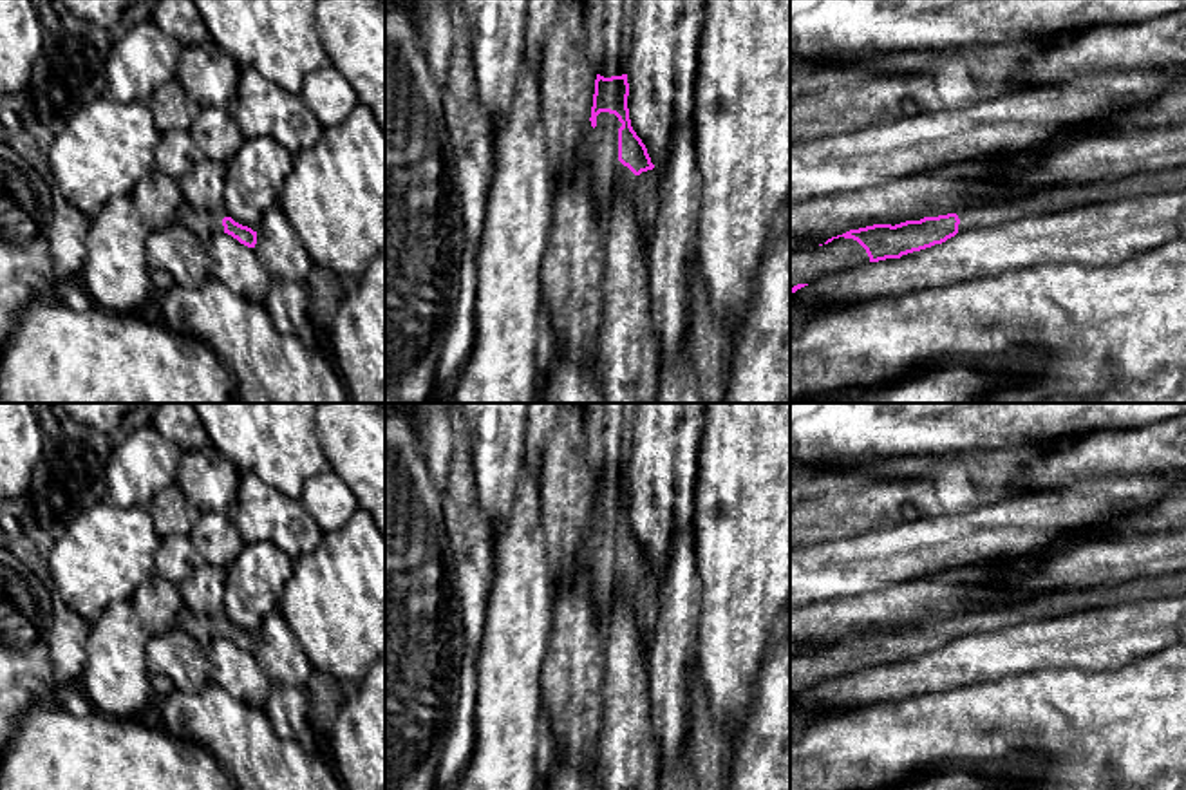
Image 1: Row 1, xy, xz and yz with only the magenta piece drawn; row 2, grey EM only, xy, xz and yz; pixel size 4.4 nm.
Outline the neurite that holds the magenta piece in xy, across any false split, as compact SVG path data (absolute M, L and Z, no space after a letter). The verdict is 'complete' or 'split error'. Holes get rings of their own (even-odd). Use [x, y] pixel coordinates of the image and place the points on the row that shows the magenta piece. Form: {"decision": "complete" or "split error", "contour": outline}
{"decision": "split error", "contour": "M183 201L177 210L177 222L195 233L206 248L217 233L228 233L248 248L255 248L257 244L257 231L235 222L224 208L197 210Z"}

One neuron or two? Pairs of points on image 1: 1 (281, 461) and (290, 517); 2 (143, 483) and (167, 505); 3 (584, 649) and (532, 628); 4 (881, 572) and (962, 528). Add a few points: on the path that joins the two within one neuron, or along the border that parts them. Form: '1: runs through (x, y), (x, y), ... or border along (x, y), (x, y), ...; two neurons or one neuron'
1: border along (250, 472), (297, 501); two neurons
2: border along (174, 481), (149, 507); two neurons
3: border along (555, 593), (548, 649), (539, 677); two neurons
4: runs through (901, 554), (942, 543); one neuron

